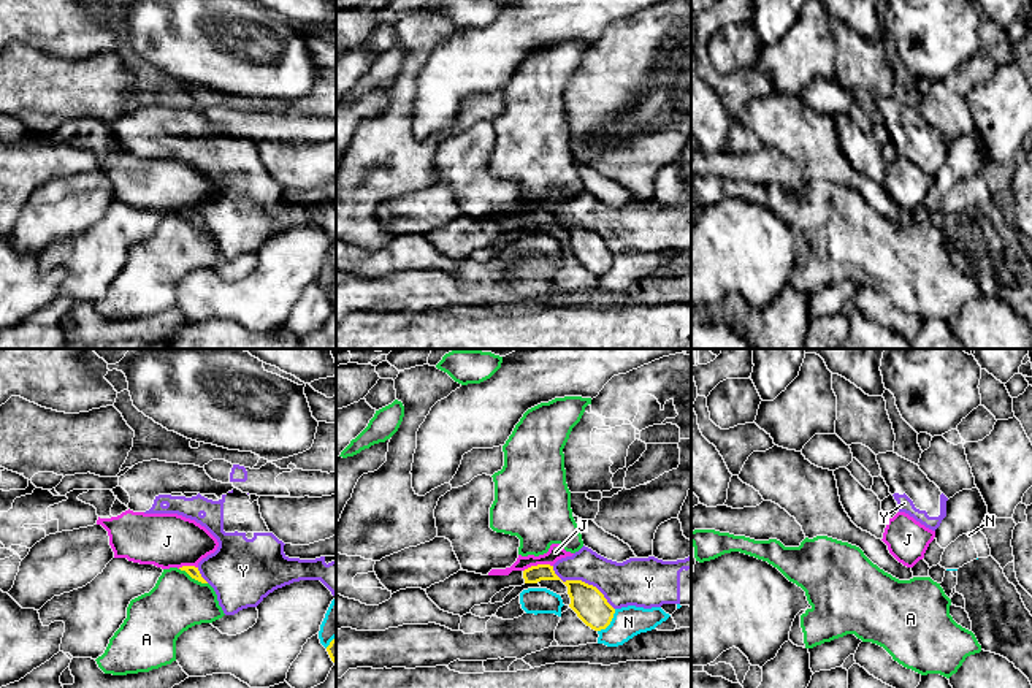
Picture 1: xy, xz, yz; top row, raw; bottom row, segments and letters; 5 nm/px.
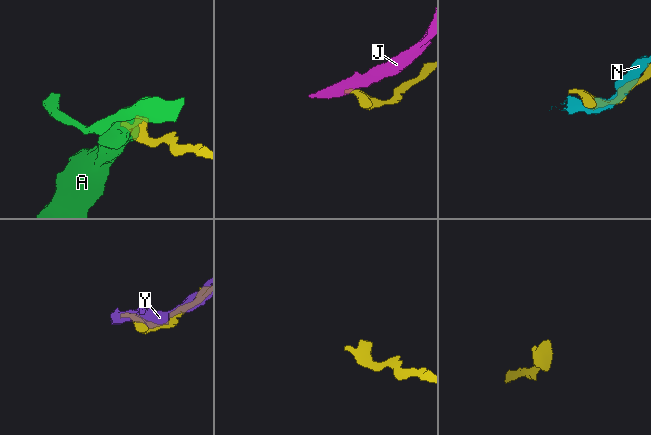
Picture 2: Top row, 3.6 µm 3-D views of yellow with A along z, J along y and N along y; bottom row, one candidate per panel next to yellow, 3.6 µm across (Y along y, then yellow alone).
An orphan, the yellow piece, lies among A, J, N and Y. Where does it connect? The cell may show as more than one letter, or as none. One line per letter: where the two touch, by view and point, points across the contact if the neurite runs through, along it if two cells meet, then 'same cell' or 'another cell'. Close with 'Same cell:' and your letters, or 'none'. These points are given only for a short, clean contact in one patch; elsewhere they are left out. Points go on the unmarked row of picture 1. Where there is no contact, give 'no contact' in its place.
A: meets yellow in xy at (194, 222); border along xy (179, 213), (206, 229); another cell
J: meets yellow in xz at (538, 210); border along xz (552, 210), (531, 210), (523, 216); another cell
N: meets yellow in xz at (611, 265); another cell
Y: meets yellow in xz at (584, 227); border along xz (552, 211), (563, 225), (592, 229), (614, 254); another cell
Same cell: none

